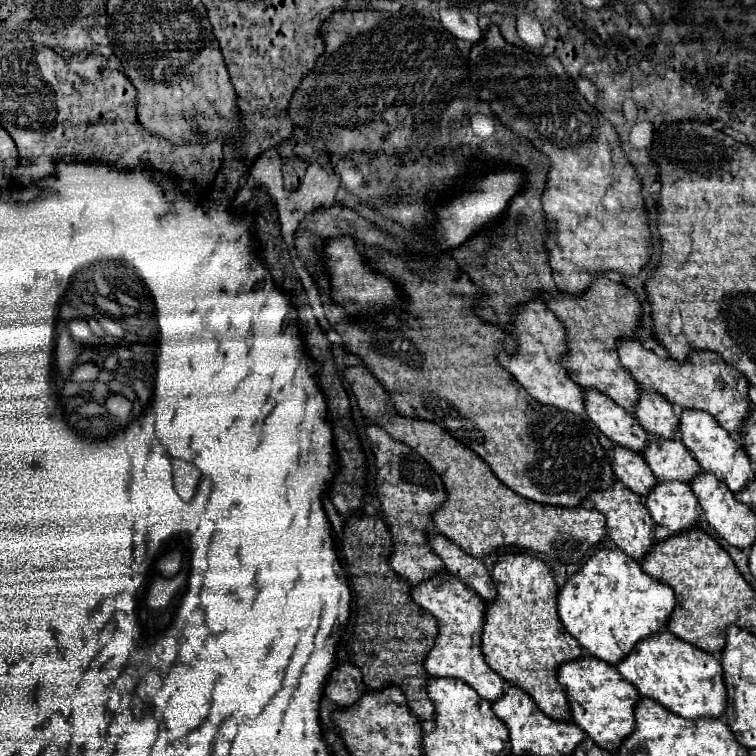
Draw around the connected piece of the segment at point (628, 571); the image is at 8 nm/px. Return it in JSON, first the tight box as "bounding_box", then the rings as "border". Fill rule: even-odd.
{"bounding_box":[558,548,674,666],"border":[[[618,548],[596,550],[558,590],[558,616],[562,626],[578,640],[584,652],[612,666],[628,656],[638,640],[666,630],[674,604],[672,588],[648,576],[634,558]]]}

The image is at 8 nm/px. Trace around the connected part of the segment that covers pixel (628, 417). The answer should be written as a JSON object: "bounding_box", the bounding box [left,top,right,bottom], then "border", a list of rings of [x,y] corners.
{"bounding_box":[584,388,648,452],"border":[[[590,388],[584,390],[584,410],[588,418],[596,424],[596,428],[614,444],[642,452],[648,440],[648,432],[644,432],[638,420],[624,408],[620,408],[614,400]]]}

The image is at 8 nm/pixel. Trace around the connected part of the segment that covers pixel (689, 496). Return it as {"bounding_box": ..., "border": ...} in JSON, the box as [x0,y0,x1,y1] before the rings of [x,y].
{"bounding_box":[644,480,702,534],"border":[[[678,480],[656,482],[652,492],[644,498],[644,506],[652,520],[670,528],[672,534],[690,528],[702,512],[690,484]]]}

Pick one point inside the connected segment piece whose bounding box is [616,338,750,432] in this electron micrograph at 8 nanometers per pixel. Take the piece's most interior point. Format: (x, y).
(704, 381)

